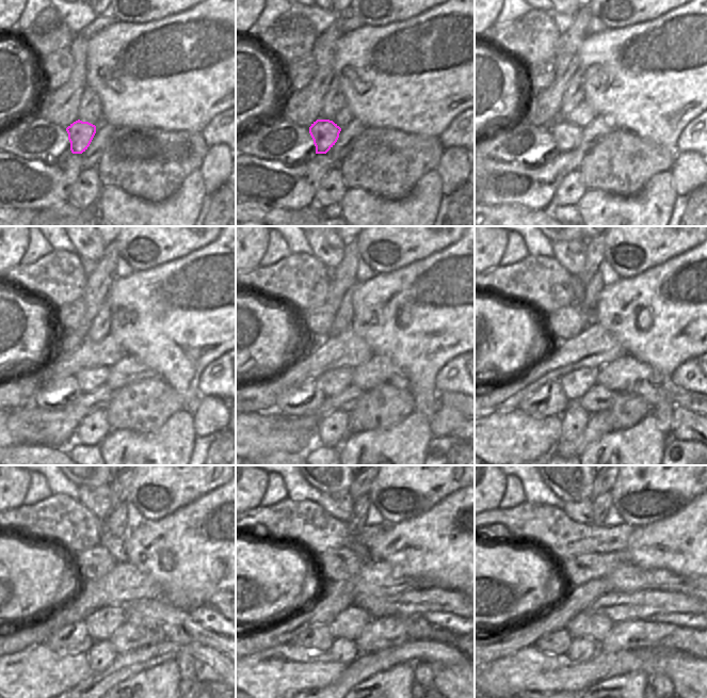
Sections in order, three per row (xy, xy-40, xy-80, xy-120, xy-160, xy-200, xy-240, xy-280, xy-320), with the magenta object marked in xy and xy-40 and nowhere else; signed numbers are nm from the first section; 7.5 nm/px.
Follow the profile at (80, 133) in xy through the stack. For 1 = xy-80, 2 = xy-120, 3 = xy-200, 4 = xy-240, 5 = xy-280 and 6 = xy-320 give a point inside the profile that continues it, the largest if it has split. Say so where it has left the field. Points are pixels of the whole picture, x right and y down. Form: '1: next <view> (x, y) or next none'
1: next xy-80 (566, 136)
2: next xy-120 (89, 380)
3: next xy-200 (575, 383)
4: next xy-240 (101, 623)
5: next xy-280 (349, 623)
6: next xy-320 (596, 628)

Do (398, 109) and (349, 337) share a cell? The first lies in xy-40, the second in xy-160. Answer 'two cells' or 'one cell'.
two cells

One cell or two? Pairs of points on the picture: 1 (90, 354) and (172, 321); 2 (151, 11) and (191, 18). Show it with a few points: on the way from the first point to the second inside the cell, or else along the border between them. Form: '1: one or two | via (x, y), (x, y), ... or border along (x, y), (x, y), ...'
1: two | border along (109, 334), (126, 353)
2: two | border along (182, 11), (146, 22)

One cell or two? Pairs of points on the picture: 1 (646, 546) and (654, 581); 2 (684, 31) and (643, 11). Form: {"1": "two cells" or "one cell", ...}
{"1": "two cells", "2": "two cells"}

